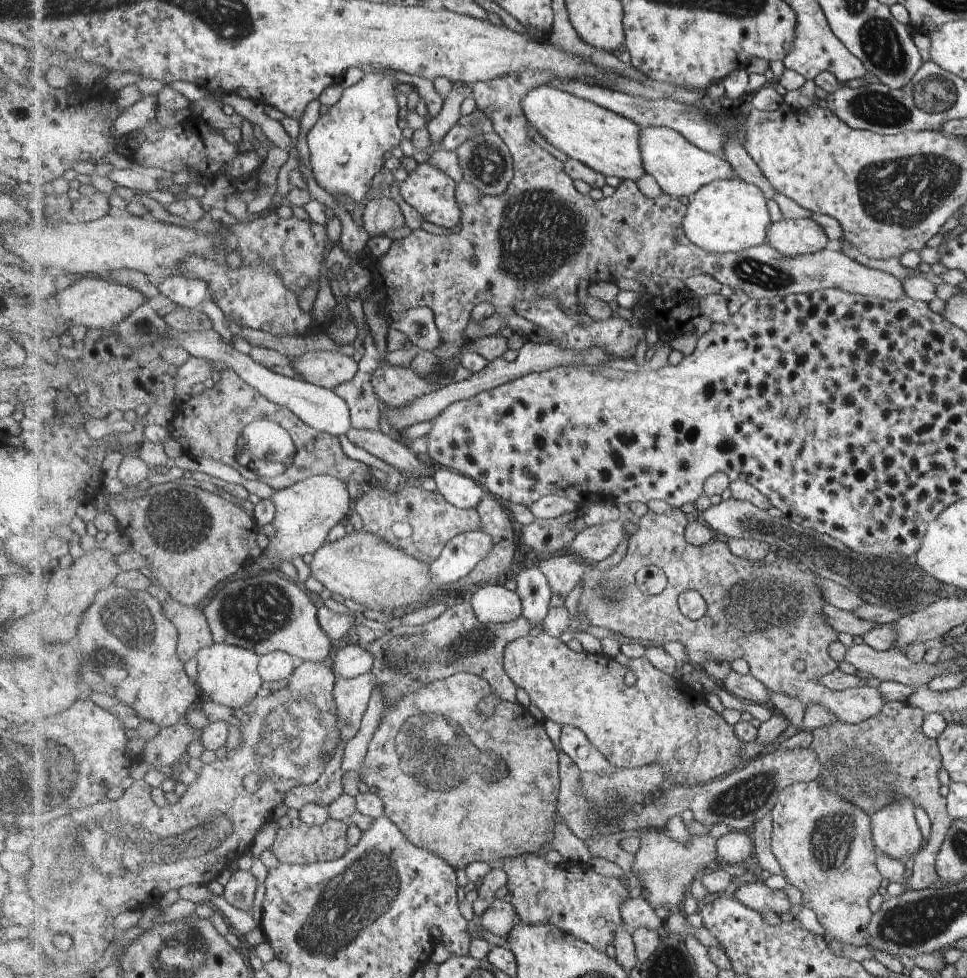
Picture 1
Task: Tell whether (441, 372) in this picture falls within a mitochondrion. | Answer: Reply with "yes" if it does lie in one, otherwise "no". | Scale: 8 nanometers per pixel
no

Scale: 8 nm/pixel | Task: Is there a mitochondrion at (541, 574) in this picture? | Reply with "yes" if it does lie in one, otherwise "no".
no

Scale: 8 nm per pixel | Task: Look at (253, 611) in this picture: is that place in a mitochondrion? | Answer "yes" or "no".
yes

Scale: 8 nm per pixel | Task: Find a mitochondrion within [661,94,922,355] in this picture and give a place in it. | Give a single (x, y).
(757, 274)

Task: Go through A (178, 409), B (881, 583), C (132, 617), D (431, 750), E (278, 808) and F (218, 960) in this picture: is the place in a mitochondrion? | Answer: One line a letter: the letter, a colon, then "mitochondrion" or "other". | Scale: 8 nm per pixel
A: other
B: mitochondrion
C: mitochondrion
D: mitochondrion
E: other
F: other

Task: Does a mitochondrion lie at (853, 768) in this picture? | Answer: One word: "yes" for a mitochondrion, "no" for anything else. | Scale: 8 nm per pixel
yes

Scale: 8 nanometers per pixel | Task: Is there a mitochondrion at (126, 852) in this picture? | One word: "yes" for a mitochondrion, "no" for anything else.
yes

